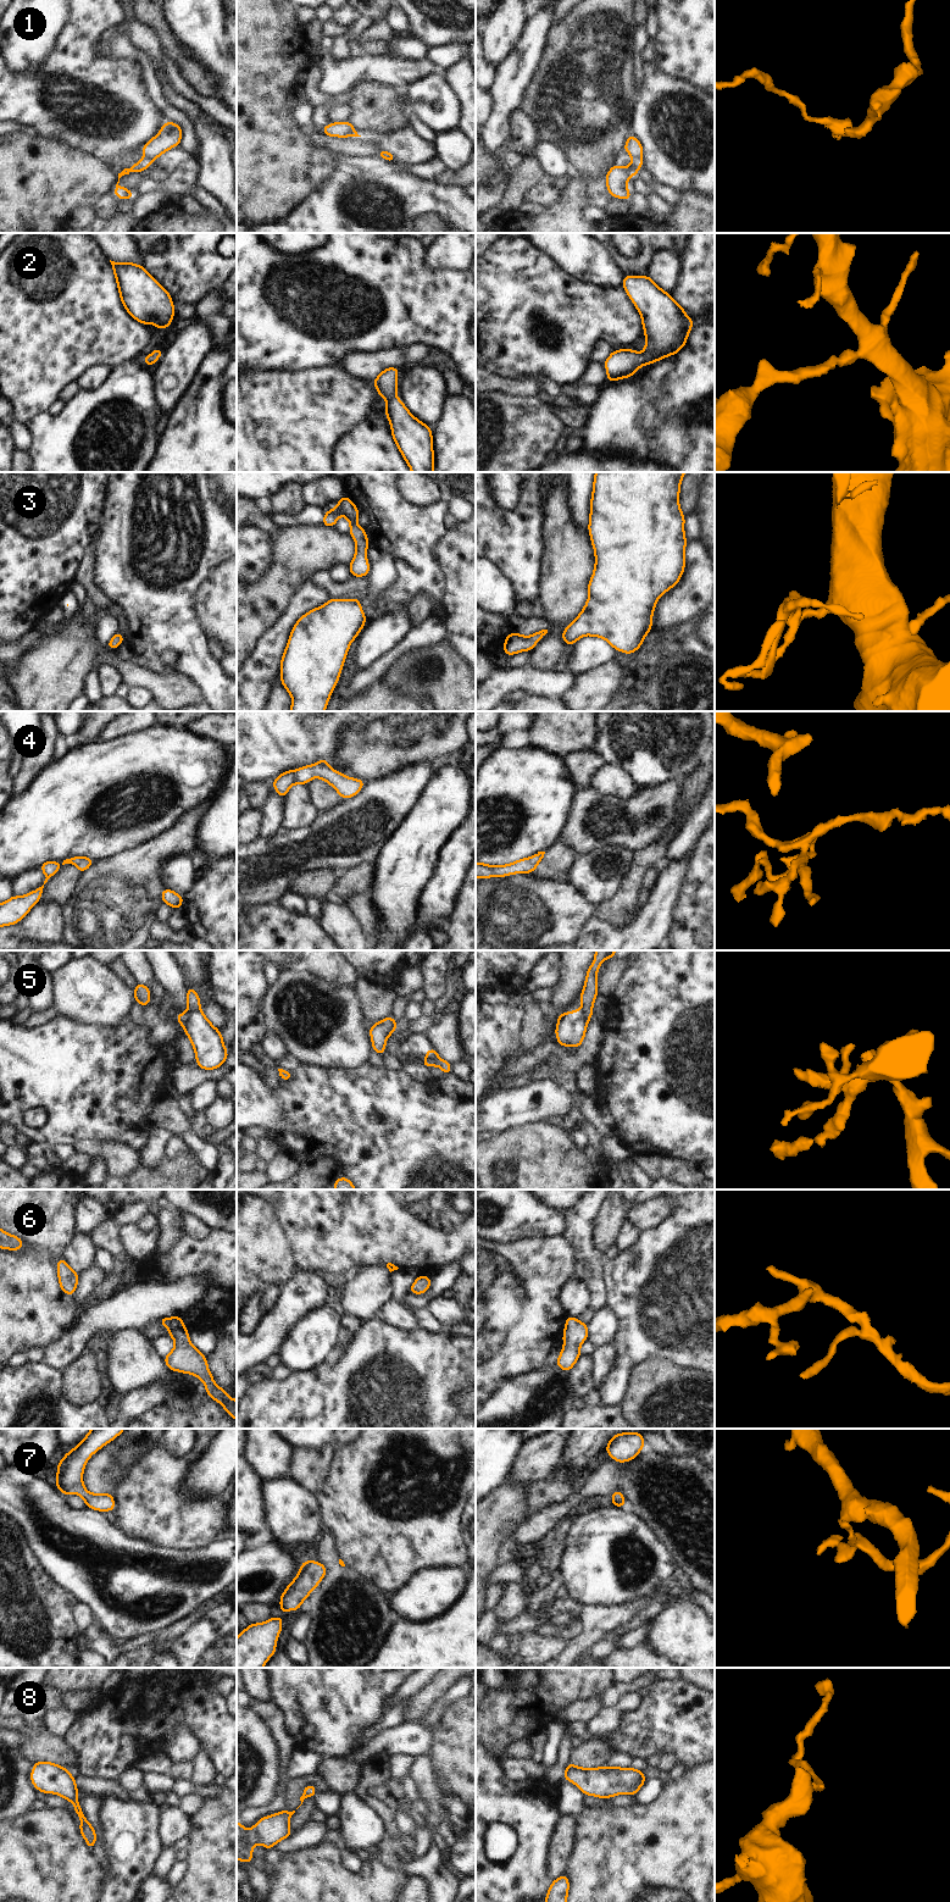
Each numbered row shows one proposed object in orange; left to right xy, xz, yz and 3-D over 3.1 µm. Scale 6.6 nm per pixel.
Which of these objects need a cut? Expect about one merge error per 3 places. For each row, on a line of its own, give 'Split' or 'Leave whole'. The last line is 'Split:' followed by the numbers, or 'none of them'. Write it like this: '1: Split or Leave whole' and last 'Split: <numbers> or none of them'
1: Split
2: Leave whole
3: Leave whole
4: Leave whole
5: Split
6: Leave whole
7: Leave whole
8: Leave whole
Split: 1, 5

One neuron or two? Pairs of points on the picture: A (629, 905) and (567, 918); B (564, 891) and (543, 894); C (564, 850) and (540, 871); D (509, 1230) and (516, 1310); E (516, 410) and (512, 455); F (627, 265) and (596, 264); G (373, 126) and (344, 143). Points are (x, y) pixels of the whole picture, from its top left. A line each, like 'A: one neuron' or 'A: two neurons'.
A: two neurons
B: one neuron
C: one neuron
D: two neurons
E: one neuron
F: two neurons
G: two neurons

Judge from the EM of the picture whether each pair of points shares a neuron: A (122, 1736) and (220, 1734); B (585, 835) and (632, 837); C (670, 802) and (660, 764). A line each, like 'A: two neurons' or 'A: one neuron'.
A: one neuron
B: one neuron
C: two neurons

